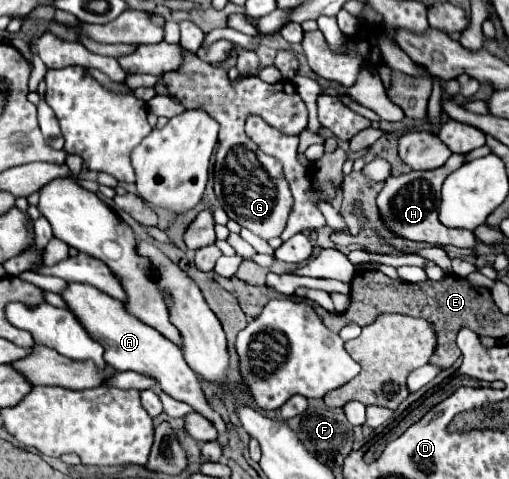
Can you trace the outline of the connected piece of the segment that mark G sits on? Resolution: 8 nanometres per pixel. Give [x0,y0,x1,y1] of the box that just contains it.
[163,55,307,241]

